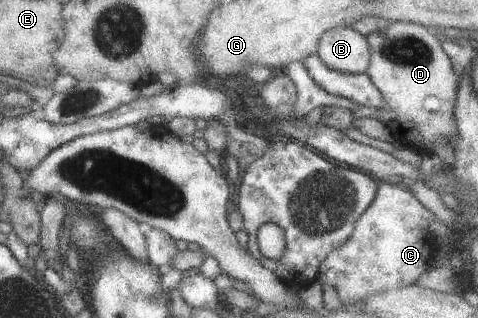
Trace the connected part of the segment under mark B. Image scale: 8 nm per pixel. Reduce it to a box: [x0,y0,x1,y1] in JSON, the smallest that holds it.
[314,26,371,74]

